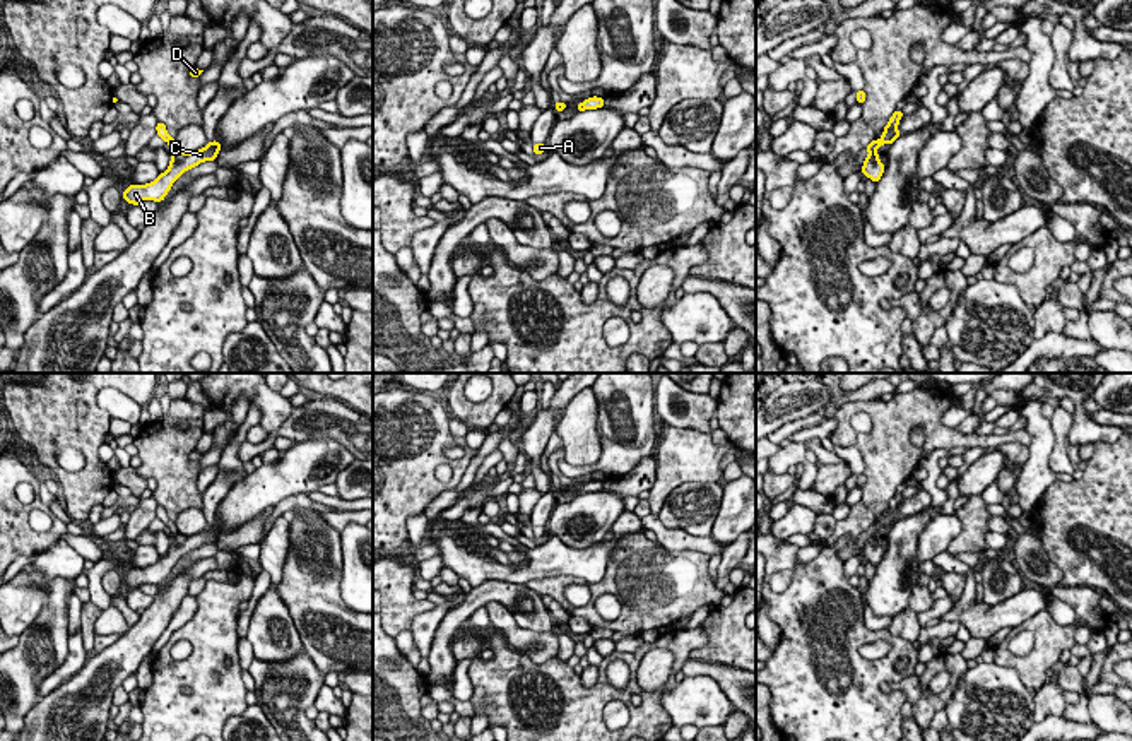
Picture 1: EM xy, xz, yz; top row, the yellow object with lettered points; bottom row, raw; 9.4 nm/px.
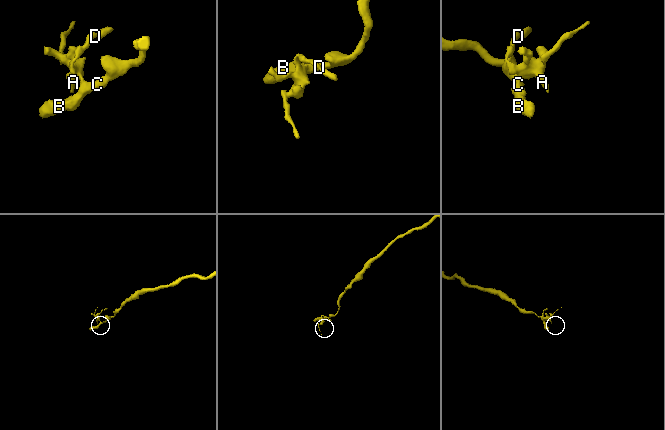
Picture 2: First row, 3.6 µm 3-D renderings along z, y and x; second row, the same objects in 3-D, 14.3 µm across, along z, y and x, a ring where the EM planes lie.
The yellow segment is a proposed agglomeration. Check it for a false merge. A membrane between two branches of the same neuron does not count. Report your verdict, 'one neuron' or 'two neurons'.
two neurons

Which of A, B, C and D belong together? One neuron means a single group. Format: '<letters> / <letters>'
A D / B C

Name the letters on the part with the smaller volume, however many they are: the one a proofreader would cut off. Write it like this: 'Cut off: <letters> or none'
Cut off: A, D

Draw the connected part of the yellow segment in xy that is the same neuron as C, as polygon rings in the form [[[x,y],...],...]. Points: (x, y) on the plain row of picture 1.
[[[214,524],[209,525],[205,531],[195,536],[183,536],[176,534],[171,537],[169,549],[164,556],[161,556],[154,565],[145,568],[130,568],[121,580],[133,589],[139,589],[142,584],[154,584],[161,585],[171,573],[173,566],[178,563],[180,558],[198,549],[203,544],[215,544],[222,529]]]

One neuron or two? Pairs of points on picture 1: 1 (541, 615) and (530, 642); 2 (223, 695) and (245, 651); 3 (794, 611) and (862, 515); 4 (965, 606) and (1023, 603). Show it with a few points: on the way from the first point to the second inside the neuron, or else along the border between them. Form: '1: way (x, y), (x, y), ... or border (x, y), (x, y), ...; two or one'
1: border (503, 606), (520, 627), (551, 632); two
2: border (238, 639), (238, 661), (241, 668); two
3: border (848, 534), (848, 543), (838, 553), (843, 562); two
4: way (978, 613), (1009, 613); one

